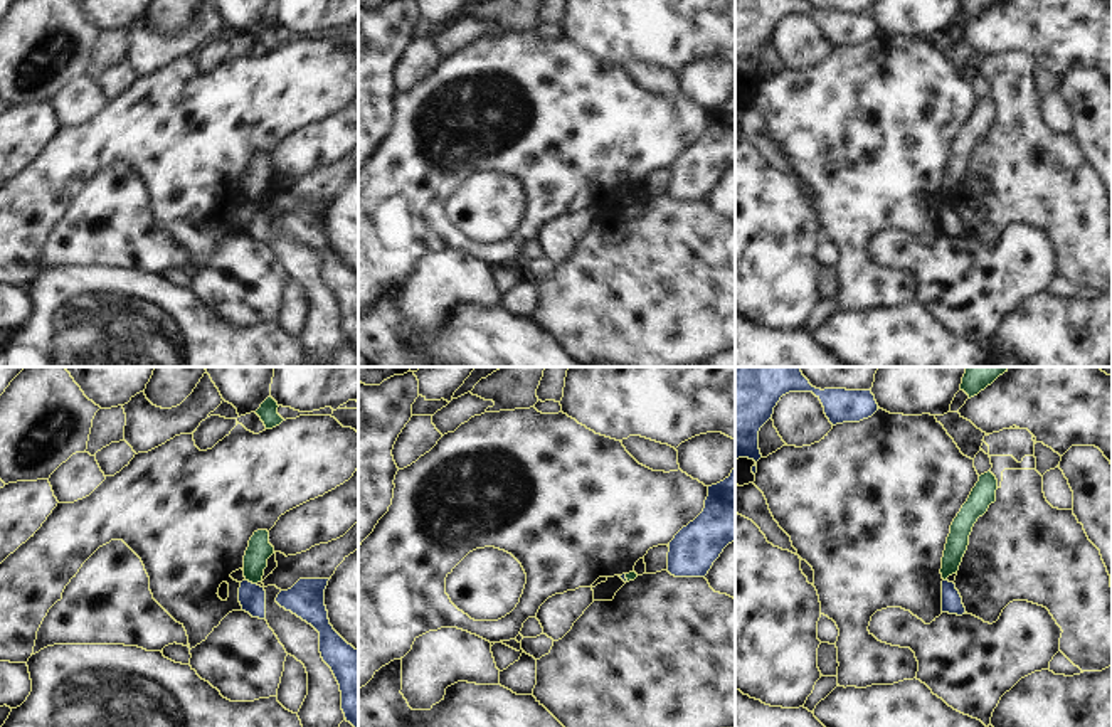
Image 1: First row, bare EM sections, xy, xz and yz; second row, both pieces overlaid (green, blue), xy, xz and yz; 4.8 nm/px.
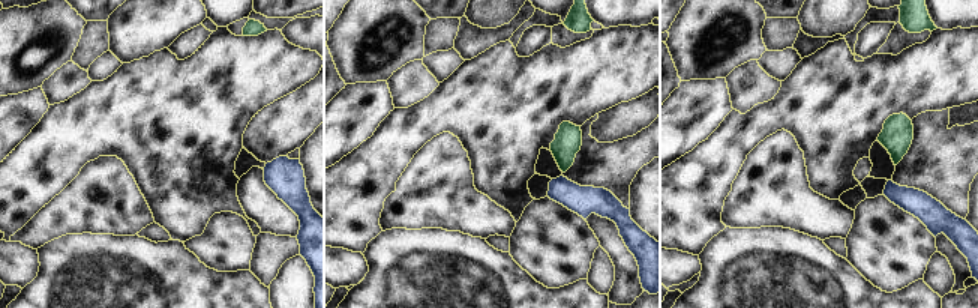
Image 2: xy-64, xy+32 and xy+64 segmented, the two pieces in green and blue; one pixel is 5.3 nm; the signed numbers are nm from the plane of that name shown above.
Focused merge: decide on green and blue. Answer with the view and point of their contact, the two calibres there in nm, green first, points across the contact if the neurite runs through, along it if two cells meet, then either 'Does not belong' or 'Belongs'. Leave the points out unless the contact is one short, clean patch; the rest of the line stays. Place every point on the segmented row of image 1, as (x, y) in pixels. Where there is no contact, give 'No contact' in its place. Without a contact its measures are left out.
Touches green at xy (251, 581). Thickness 120 nm (green) against 130 nm. Boundary: xy (246, 579), (256, 584). Does not belong

